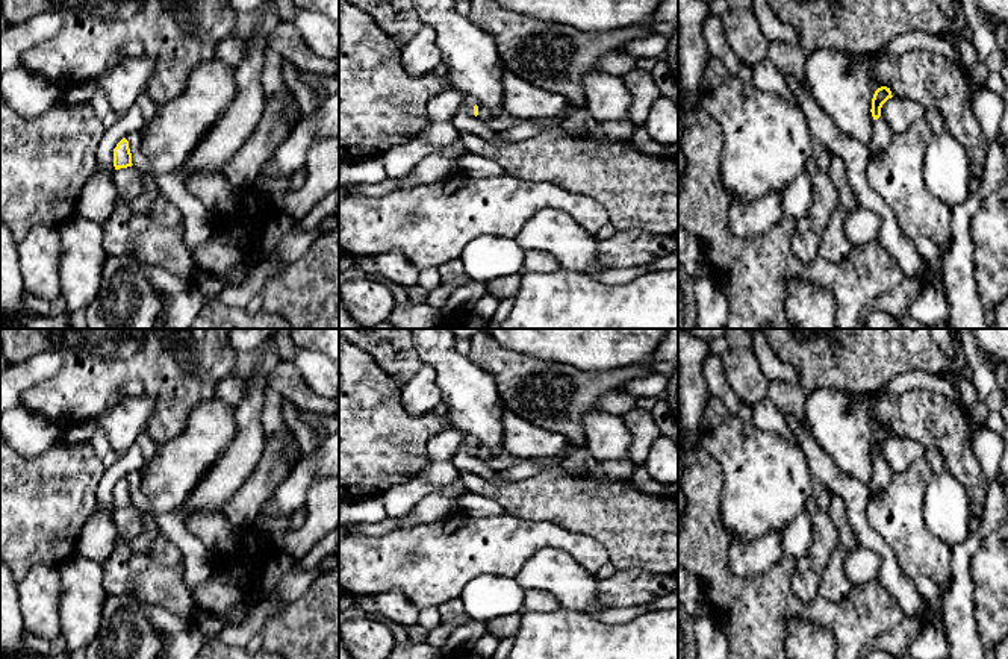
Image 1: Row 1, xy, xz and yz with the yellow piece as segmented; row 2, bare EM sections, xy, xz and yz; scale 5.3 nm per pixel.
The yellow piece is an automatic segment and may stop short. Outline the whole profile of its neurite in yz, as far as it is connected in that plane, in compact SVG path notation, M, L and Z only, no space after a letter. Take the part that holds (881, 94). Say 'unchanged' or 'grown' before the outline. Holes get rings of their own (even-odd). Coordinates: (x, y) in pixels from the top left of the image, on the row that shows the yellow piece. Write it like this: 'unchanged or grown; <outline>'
unchanged; M881 86L875 91L870 109L873 120L878 120L881 117L882 105L891 97L891 91L887 86Z

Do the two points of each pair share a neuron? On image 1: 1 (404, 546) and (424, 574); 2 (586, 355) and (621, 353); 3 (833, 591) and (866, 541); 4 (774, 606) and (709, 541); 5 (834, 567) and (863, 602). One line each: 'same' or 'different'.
1: same
2: same
3: different
4: same
5: different

